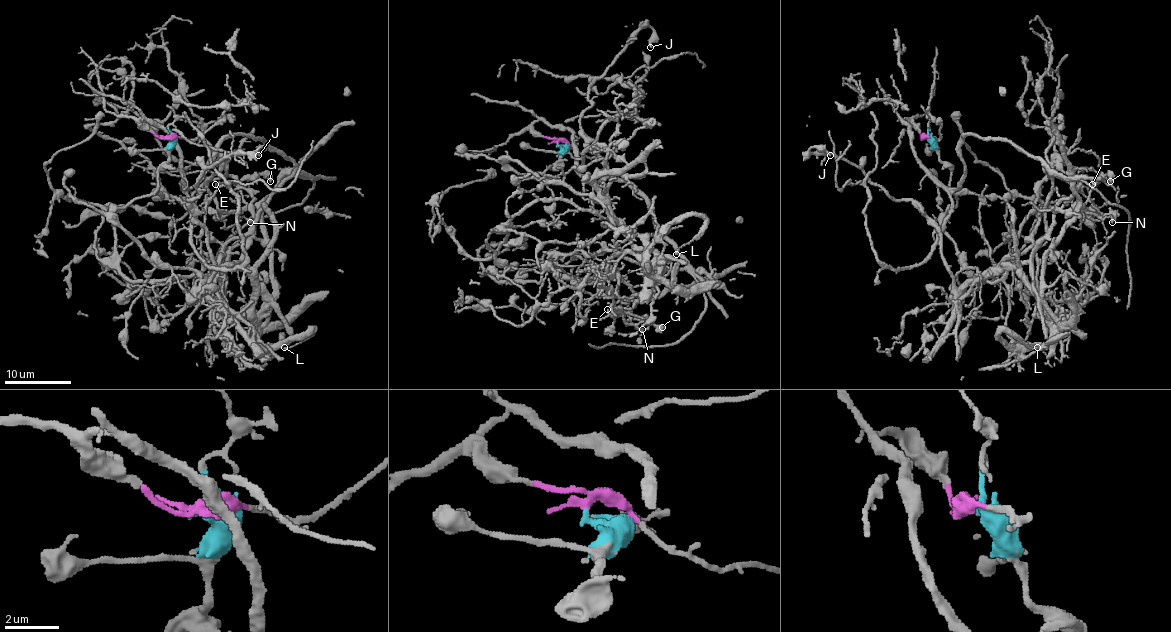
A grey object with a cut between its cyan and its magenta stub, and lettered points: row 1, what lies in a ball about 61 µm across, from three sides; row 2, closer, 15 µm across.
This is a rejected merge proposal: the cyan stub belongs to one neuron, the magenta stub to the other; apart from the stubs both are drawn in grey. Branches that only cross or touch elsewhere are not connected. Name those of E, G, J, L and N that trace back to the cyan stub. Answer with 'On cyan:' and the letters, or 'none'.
On cyan: E, G, J, L, N

